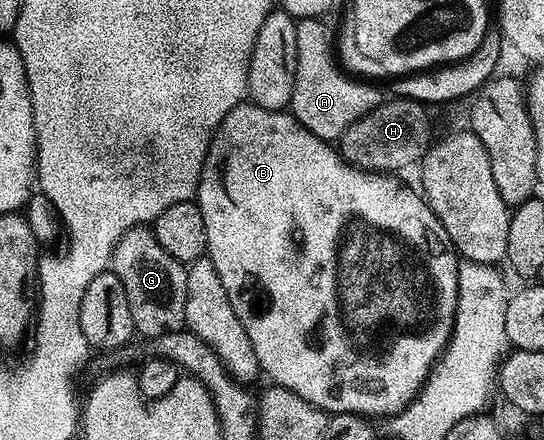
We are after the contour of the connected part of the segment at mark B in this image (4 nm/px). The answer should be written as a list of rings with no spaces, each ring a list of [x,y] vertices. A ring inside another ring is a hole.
[[[250,102],[239,104],[221,122],[207,151],[203,173],[199,175],[197,203],[205,218],[206,256],[213,262],[217,274],[221,274],[221,286],[225,286],[225,294],[229,294],[229,302],[237,318],[241,318],[249,342],[253,342],[262,375],[268,376],[271,379],[268,381],[278,387],[293,390],[293,394],[328,414],[354,412],[356,416],[390,418],[402,412],[418,396],[453,330],[460,257],[426,199],[416,189],[415,193],[411,188],[403,188],[399,179],[395,174],[372,172],[347,163],[328,141],[305,130],[290,111],[270,112]]]

